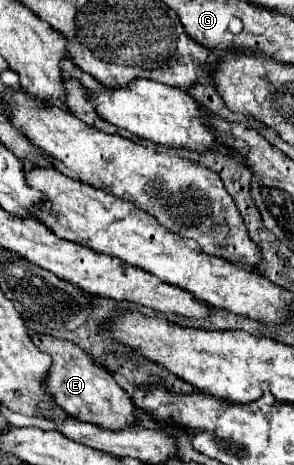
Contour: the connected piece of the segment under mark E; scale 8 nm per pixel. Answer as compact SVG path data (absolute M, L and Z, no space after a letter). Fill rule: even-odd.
M36 334L32 336L32 340L40 348L40 352L52 356L52 366L46 374L44 384L54 398L54 404L82 422L90 422L108 430L122 430L136 422L136 406L132 404L132 398L80 346L48 334Z

